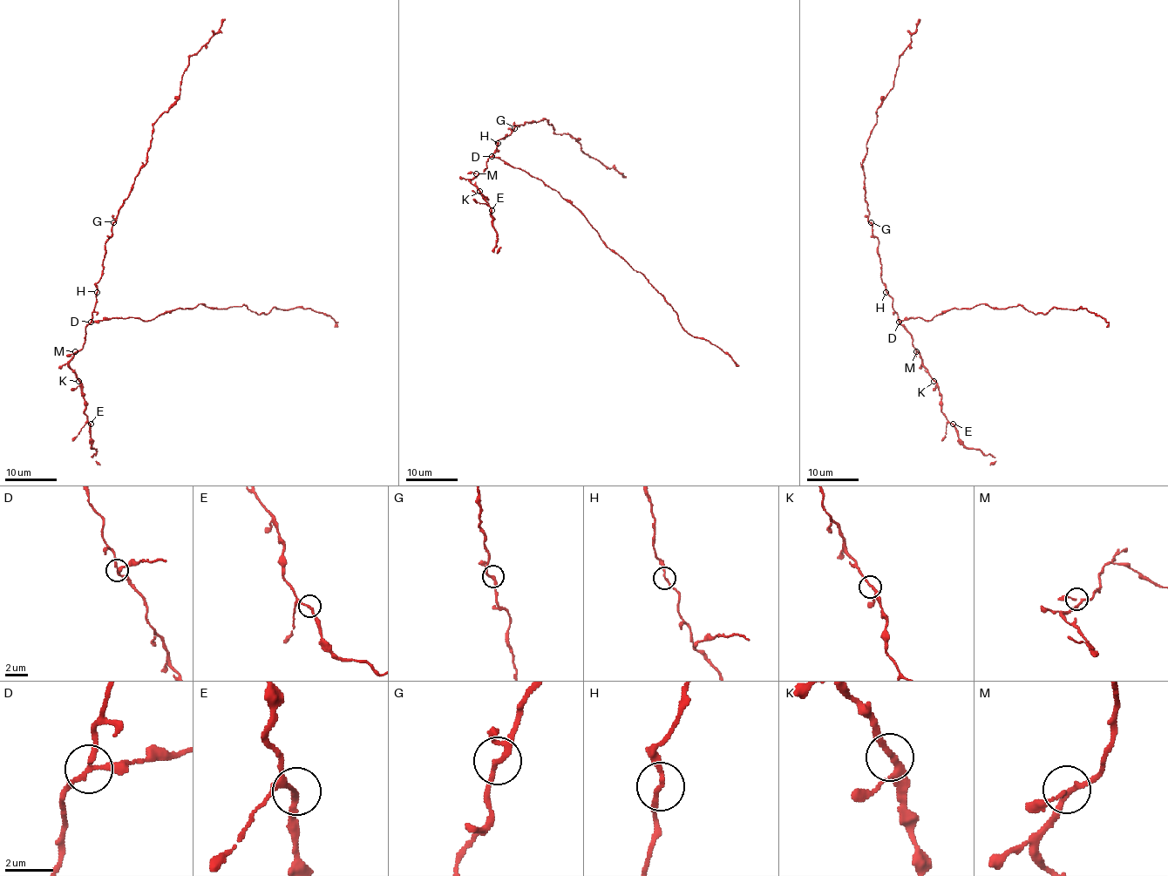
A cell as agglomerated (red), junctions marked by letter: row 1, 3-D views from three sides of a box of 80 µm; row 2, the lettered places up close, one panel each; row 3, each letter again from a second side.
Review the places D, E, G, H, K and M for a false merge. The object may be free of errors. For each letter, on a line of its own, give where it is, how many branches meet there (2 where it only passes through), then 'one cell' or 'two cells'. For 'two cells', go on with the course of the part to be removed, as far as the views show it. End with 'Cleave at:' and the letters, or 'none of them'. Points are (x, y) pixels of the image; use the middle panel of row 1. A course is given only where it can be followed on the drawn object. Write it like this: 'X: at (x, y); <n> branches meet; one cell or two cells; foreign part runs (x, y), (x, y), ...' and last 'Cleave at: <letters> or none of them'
D: at (492, 156); 3 branches meet; two cells; foreign part runs (492, 157), (554, 188), (606, 245), (647, 280), (689, 334), (709, 340), (736, 363)
E: at (492, 210); 2 branches meet; one cell
G: at (514, 128); 3 branches meet; one cell
H: at (498, 143); 2 branches meet; one cell
K: at (479, 191); 3 branches meet; one cell
M: at (476, 173); 3 branches meet; one cell
Cleave at: D

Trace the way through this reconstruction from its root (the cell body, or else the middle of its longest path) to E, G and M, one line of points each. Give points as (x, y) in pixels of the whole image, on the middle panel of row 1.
E: (492, 154), (486, 160), (486, 168), (470, 181), (486, 199), (492, 210)
G: (492, 154), (498, 141), (505, 134), (508, 136), (514, 128)
M: (492, 154), (486, 160), (486, 168), (481, 173), (476, 173)

